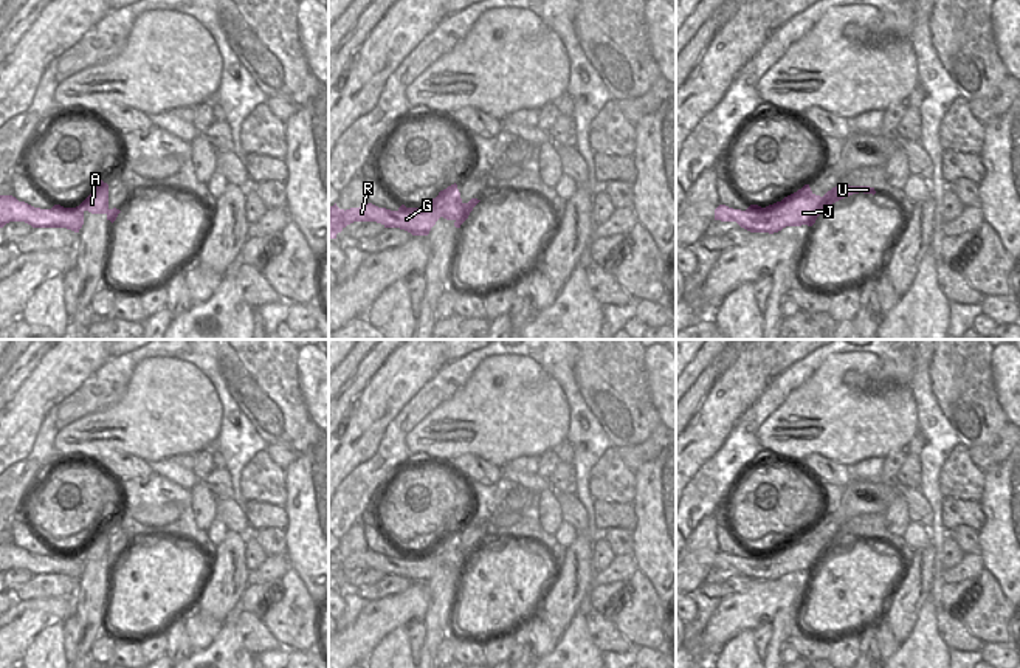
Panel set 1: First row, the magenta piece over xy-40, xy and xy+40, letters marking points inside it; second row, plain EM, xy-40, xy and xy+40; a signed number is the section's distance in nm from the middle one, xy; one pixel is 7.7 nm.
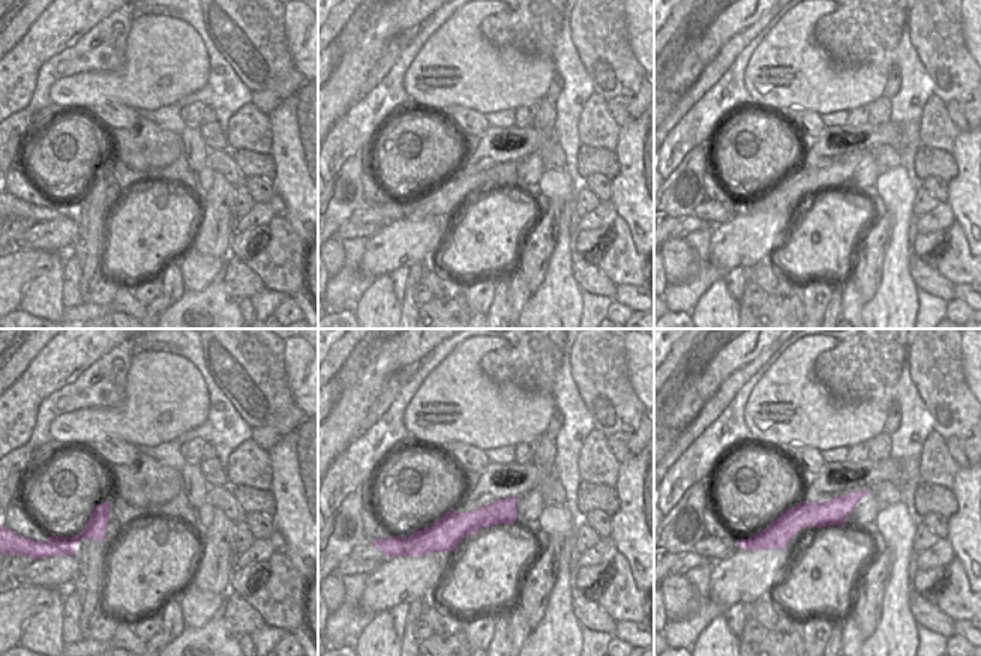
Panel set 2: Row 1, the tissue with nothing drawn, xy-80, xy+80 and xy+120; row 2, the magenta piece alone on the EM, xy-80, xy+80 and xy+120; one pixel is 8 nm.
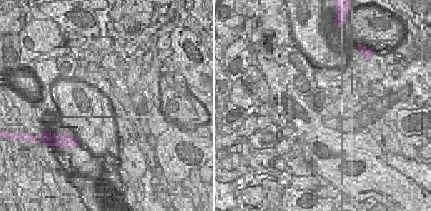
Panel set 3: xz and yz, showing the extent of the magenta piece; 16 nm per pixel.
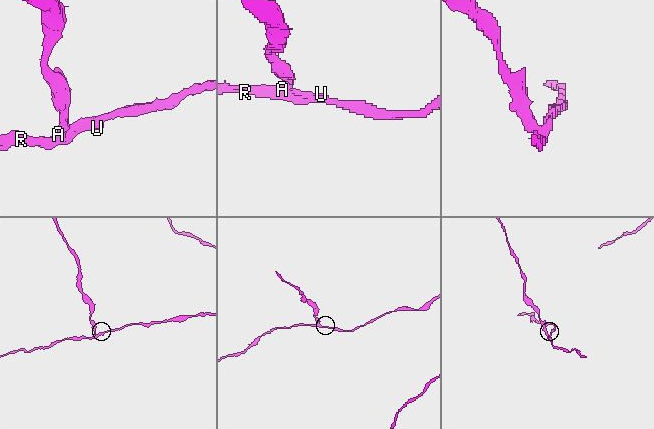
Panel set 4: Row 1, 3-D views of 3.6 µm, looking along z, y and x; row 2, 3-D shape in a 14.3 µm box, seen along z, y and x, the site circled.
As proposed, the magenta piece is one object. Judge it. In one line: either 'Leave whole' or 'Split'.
Split

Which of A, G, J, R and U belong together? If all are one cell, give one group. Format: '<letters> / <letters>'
A / G J R U

